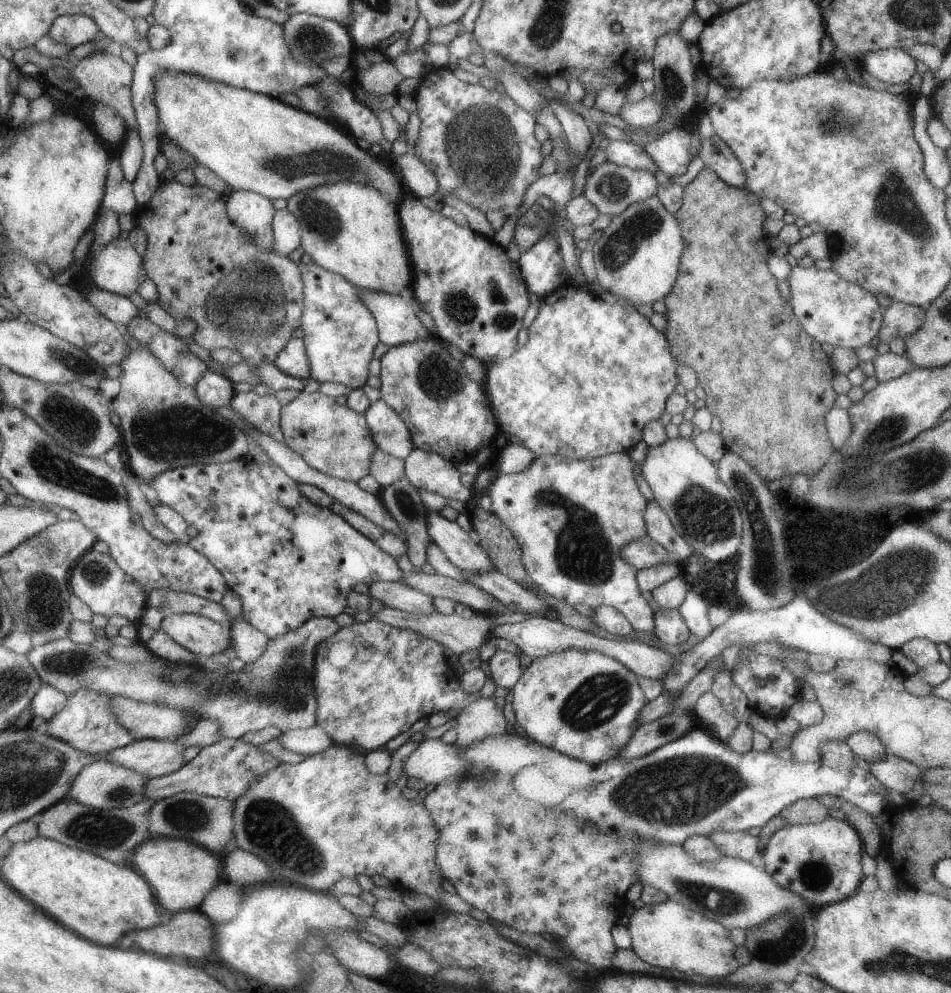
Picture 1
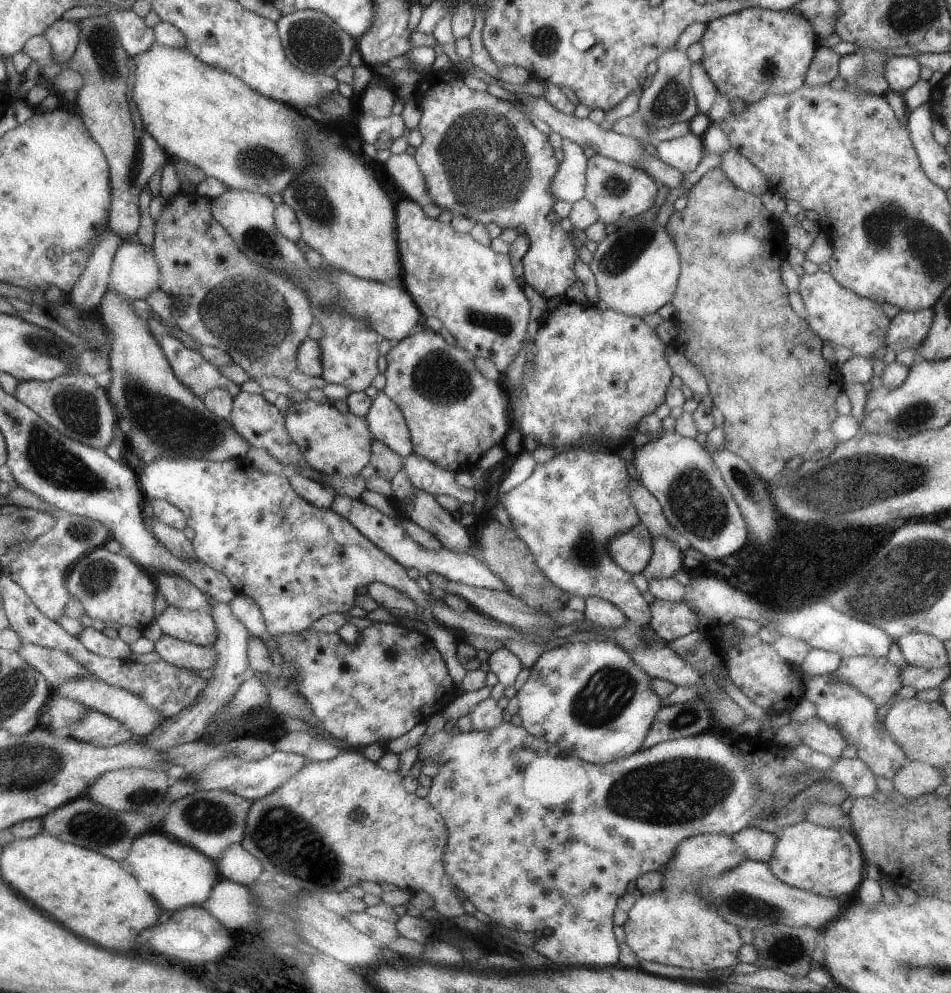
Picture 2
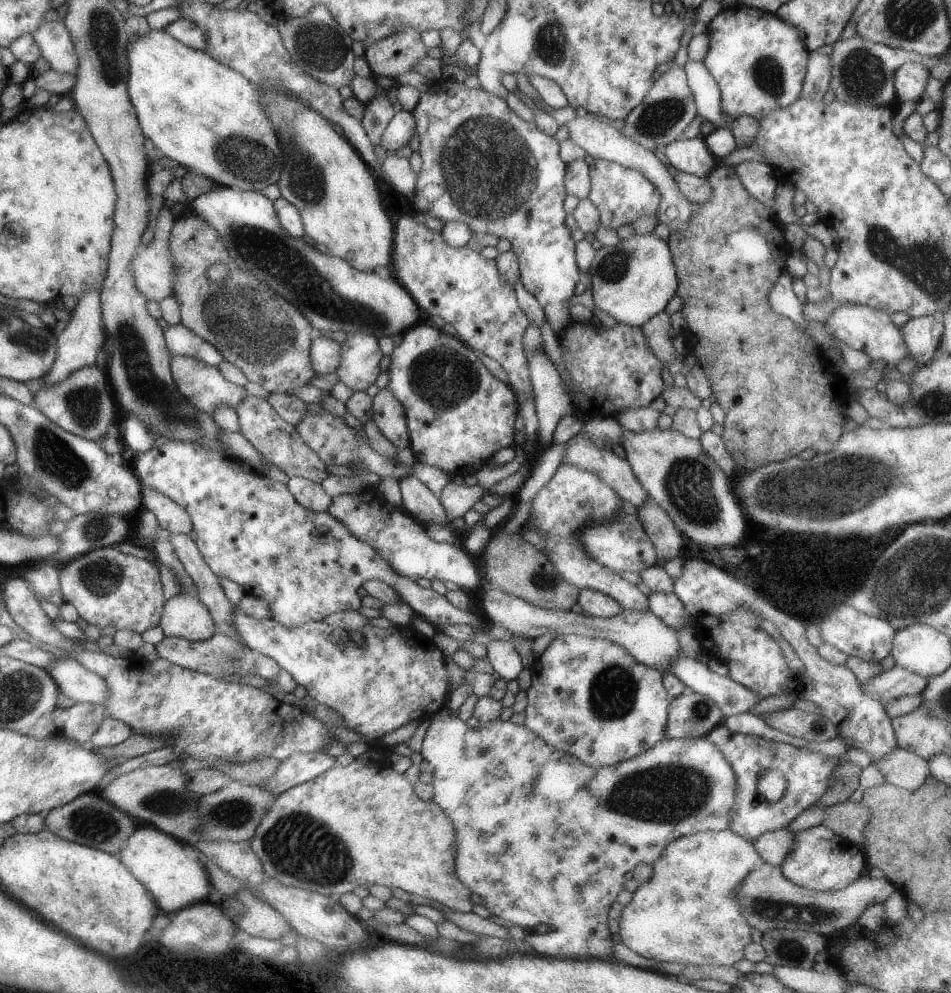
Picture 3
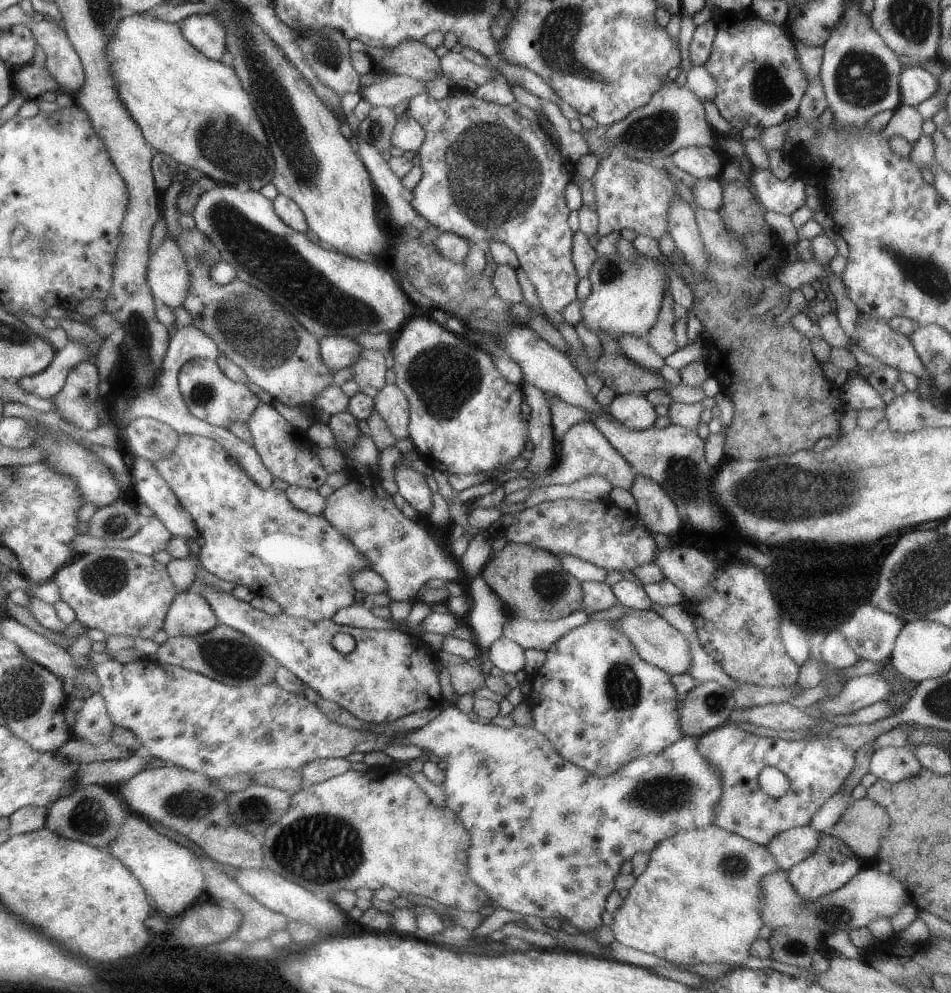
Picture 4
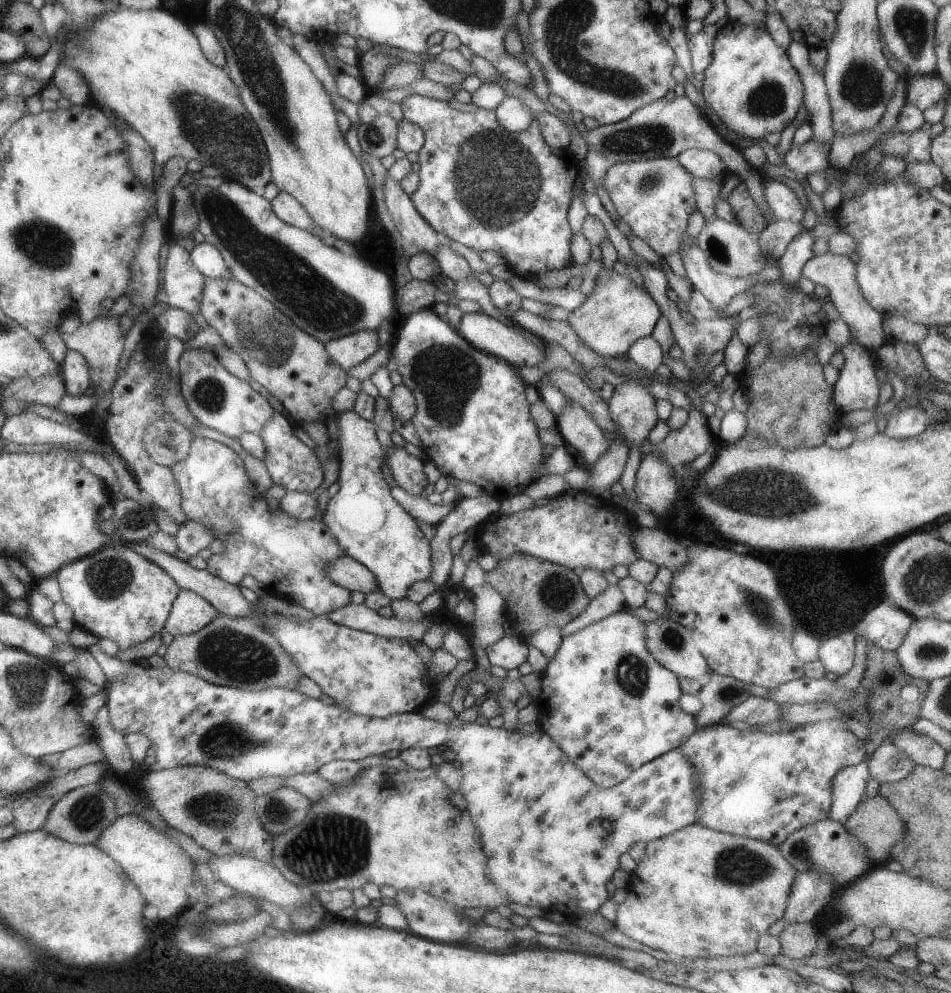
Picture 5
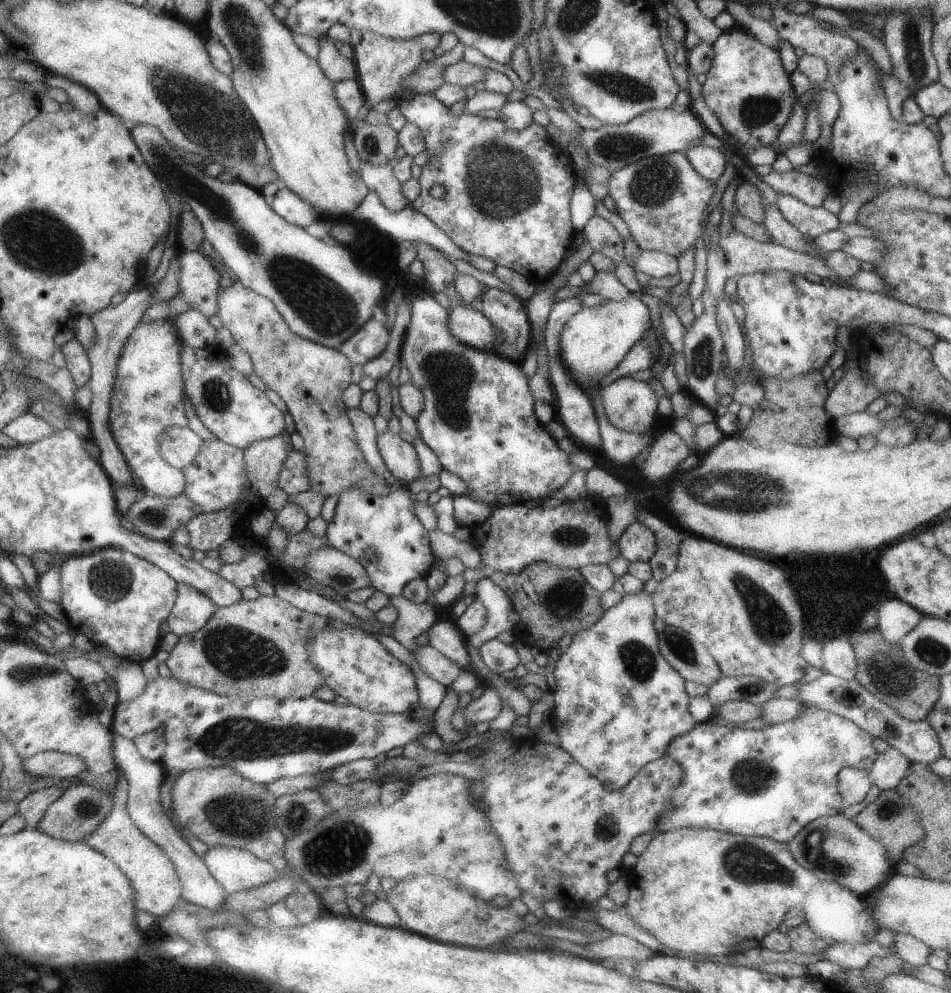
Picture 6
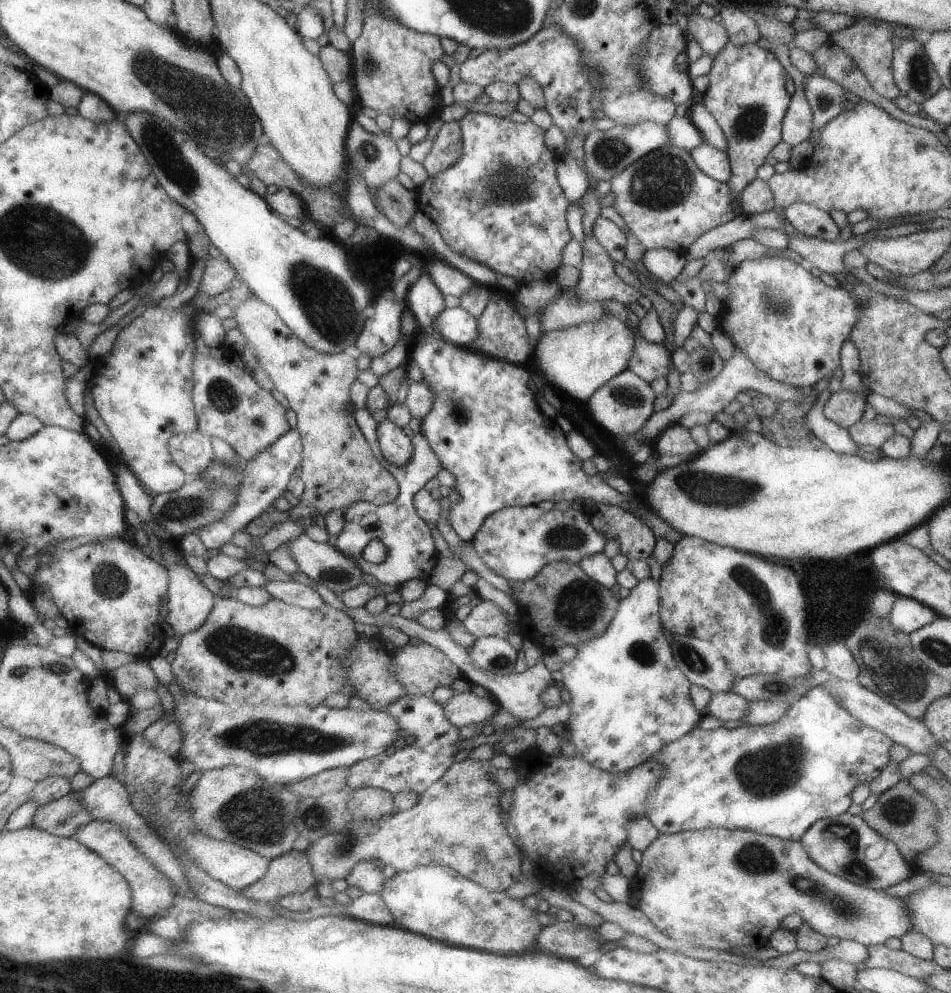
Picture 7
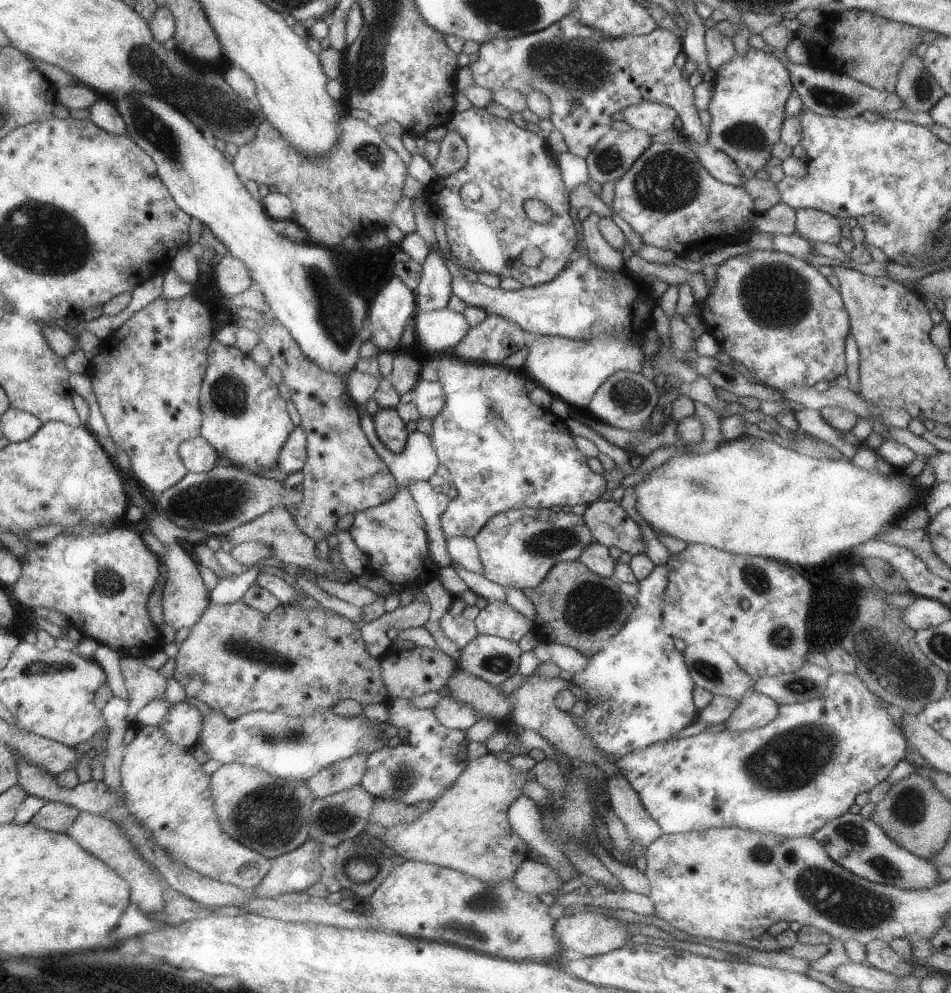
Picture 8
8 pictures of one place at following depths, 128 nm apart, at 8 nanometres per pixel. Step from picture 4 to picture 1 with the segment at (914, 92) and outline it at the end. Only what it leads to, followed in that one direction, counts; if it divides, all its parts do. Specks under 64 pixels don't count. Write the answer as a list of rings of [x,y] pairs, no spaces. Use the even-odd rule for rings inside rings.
[[[882,48],[881,50],[869,51],[868,55],[858,62],[873,77],[880,82],[888,82],[890,85],[904,84],[910,81],[916,72],[916,60],[907,51],[898,48]]]

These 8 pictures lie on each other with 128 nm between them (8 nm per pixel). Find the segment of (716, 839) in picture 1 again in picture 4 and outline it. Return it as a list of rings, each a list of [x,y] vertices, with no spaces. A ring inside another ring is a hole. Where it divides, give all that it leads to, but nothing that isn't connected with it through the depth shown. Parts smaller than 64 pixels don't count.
[[[813,826],[794,827],[780,832],[767,844],[782,869],[788,871],[794,865],[812,856],[819,847],[821,832]]]

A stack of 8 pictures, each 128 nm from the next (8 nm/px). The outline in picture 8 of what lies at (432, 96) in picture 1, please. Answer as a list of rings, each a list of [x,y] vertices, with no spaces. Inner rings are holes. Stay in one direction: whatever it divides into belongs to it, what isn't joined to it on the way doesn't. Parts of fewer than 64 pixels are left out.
[[[474,105],[463,112],[455,112],[452,115],[451,122],[446,127],[448,130],[460,134],[460,136],[462,136],[462,138],[464,138],[467,142],[467,147],[469,148],[469,159],[467,160],[466,166],[464,166],[462,170],[459,170],[450,176],[441,177],[436,182],[428,185],[425,188],[425,199],[430,203],[430,208],[433,208],[435,205],[436,208],[439,208],[444,215],[445,230],[448,242],[450,244],[451,259],[454,264],[462,266],[462,268],[473,270],[476,273],[495,274],[496,276],[499,276],[501,280],[504,278],[514,278],[514,280],[518,280],[518,282],[524,284],[525,287],[533,287],[554,280],[556,275],[559,275],[560,272],[568,266],[570,257],[573,256],[575,249],[577,248],[576,242],[578,242],[579,237],[578,232],[576,232],[576,228],[574,227],[576,221],[572,220],[570,214],[568,213],[571,207],[571,192],[568,190],[568,187],[563,181],[560,167],[555,161],[552,161],[552,158],[555,156],[552,154],[548,155],[548,144],[547,140],[544,138],[544,134],[536,134],[528,129],[520,128],[513,120],[501,119],[490,114],[490,112],[488,112],[485,108]],[[528,198],[541,200],[544,204],[547,204],[550,208],[552,208],[554,216],[550,222],[547,224],[540,224],[528,218],[523,206],[524,201]],[[528,246],[538,246],[538,248],[542,248],[542,252],[544,252],[544,260],[542,260],[540,266],[537,266],[537,268],[528,268],[528,266],[524,266],[524,264],[520,262],[520,254],[522,254],[522,252],[524,252],[524,248],[528,248]]]

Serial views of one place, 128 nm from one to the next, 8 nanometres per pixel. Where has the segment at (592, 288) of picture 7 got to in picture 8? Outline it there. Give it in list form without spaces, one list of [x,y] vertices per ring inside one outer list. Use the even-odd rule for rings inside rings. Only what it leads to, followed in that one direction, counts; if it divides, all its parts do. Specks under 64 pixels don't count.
[[[590,213],[582,225],[583,237],[588,254],[599,269],[618,272],[624,269],[622,252],[616,250],[600,232],[598,223],[601,216]]]

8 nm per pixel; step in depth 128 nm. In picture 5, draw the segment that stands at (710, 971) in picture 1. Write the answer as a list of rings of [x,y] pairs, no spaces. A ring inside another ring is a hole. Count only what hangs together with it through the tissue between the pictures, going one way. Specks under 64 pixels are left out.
[[[694,822],[688,826],[683,826],[680,830],[668,836],[663,836],[647,843],[644,858],[637,863],[635,873],[642,884],[630,884],[632,891],[628,891],[626,900],[616,906],[617,917],[614,921],[614,926],[626,936],[642,944],[646,944],[650,948],[663,950],[673,958],[674,954],[684,956],[684,958],[688,958],[688,956],[690,958],[714,958],[745,955],[757,950],[760,937],[767,932],[768,928],[776,920],[783,918],[797,870],[784,858],[781,850],[775,844],[760,839],[751,839],[742,835],[715,831]]]

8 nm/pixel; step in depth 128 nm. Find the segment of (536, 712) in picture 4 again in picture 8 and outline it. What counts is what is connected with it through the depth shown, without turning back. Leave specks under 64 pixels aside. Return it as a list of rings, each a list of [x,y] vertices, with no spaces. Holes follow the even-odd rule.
[[[667,562],[664,564],[655,565],[654,570],[644,580],[638,582],[639,593],[636,597],[638,600],[638,606],[634,606],[631,615],[626,621],[626,624],[616,633],[616,636],[613,636],[606,643],[603,649],[589,658],[588,666],[582,672],[576,673],[575,675],[573,674],[572,680],[576,682],[576,685],[580,686],[580,688],[583,688],[588,694],[588,700],[586,701],[588,705],[588,711],[582,717],[586,723],[584,730],[588,733],[588,736],[591,736],[593,743],[597,746],[597,750],[605,752],[605,755],[608,755],[609,759],[612,759],[614,762],[616,762],[619,758],[630,754],[631,752],[645,749],[651,744],[663,743],[664,741],[667,741],[672,734],[676,734],[697,720],[698,710],[693,701],[693,690],[695,687],[694,679],[692,678],[688,665],[686,664],[685,656],[676,649],[676,646],[674,645],[674,639],[666,634],[666,631],[663,627],[661,606],[663,604],[663,592],[666,586],[668,586],[668,581],[669,566],[667,565]]]

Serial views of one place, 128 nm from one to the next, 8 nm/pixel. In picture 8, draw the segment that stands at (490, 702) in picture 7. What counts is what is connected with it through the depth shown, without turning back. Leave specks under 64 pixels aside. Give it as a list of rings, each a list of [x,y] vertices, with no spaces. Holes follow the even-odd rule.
[[[450,695],[442,697],[432,712],[440,724],[449,729],[460,729],[465,732],[479,720],[479,716],[472,707],[459,703]]]

